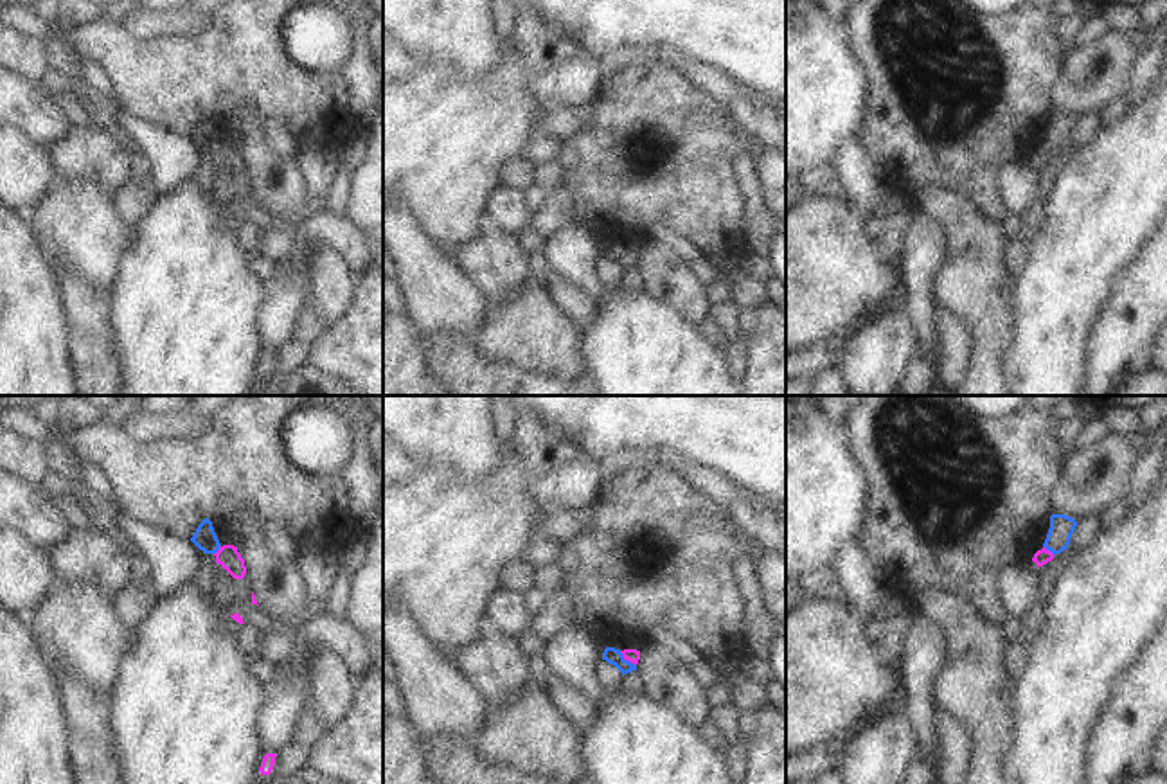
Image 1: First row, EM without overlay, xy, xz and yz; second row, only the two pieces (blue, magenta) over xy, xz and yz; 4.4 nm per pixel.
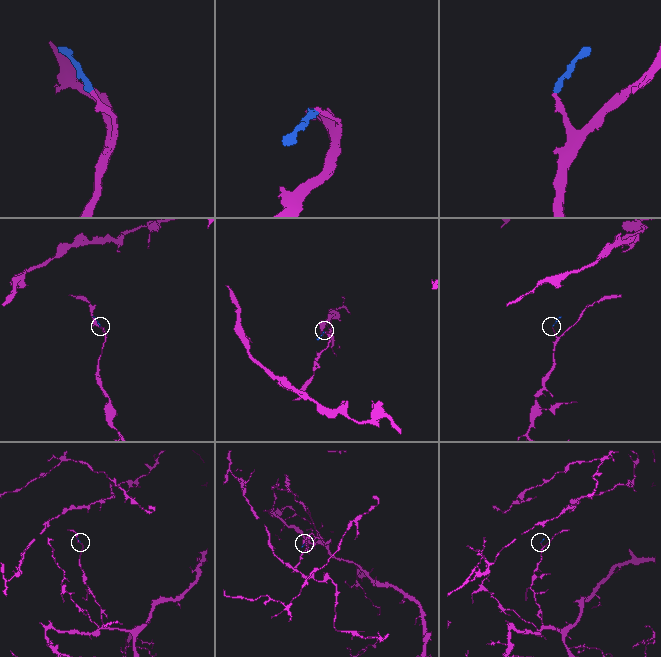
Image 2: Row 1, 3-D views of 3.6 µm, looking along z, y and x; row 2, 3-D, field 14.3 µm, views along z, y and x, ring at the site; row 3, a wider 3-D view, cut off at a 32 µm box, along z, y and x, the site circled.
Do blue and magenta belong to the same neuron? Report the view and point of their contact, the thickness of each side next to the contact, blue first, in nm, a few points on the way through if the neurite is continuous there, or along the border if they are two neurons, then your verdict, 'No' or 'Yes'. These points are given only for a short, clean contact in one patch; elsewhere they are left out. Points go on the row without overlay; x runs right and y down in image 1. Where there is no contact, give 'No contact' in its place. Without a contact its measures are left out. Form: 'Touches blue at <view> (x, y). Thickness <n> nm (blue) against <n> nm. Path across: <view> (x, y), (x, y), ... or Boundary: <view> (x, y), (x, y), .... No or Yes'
Touches blue at xz (626, 258). Thickness 70 nm (blue) against 60 nm. Path across: xz (612, 252), (626, 258), (632, 252). Yes.

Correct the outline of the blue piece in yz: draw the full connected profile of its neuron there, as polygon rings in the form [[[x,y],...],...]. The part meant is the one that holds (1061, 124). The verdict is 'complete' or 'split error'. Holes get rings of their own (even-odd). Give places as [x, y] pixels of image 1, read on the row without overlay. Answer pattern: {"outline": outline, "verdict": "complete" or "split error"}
{"outline": [[[1066,111],[1050,113],[1050,126],[1043,140],[1043,146],[1038,147],[1032,155],[1038,165],[1052,158],[1056,151],[1061,151],[1068,146],[1075,124],[1077,119]]], "verdict": "split error"}

